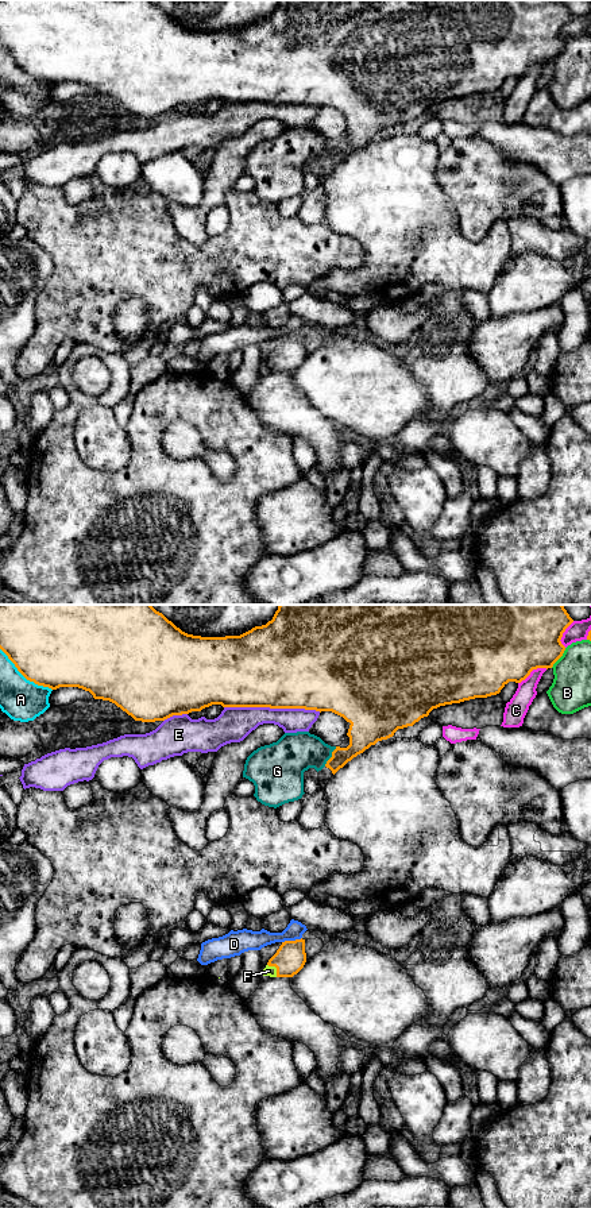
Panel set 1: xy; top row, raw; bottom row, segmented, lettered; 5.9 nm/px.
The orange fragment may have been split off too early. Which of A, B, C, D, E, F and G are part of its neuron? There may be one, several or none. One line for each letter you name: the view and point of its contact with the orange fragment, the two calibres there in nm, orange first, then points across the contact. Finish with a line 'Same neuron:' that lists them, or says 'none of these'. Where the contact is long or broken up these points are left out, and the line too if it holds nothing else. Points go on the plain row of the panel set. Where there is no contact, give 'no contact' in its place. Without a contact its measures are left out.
F: xy (275, 362) | 180/60 nm | across xy (290, 352), (284, 359), (275, 362), (269, 366)
Same neuron: F

